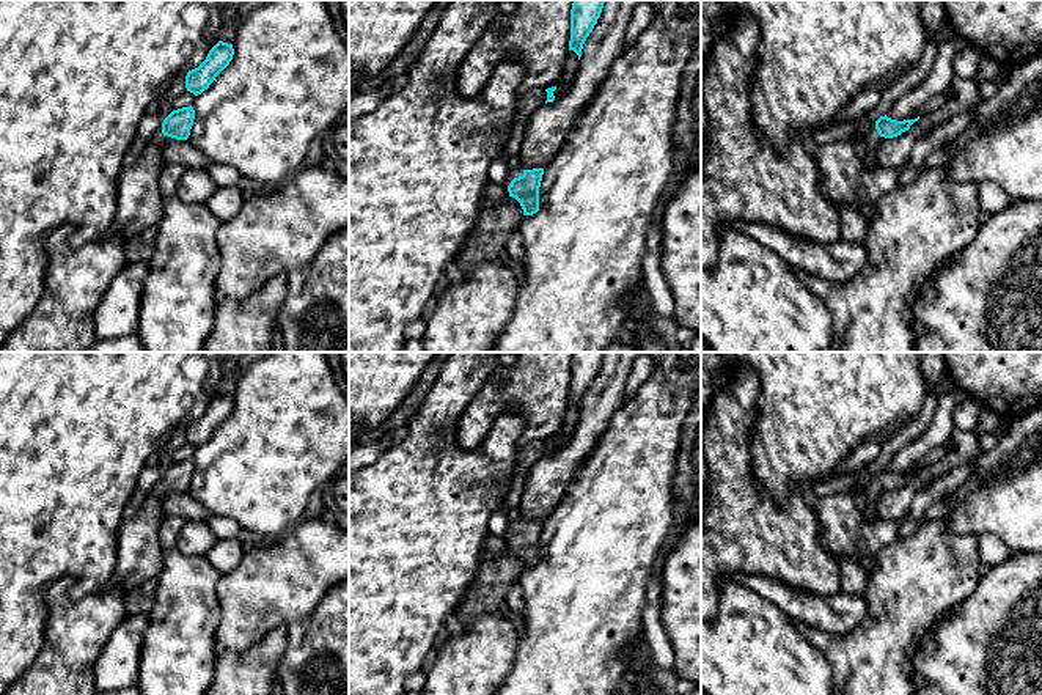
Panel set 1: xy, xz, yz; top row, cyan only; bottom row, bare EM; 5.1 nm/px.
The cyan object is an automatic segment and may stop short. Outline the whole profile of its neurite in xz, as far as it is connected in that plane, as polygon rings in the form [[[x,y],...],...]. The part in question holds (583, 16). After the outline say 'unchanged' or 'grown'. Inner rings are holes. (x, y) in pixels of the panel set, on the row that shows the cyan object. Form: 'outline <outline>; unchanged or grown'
outline [[[574,0],[571,9],[569,50],[582,57],[582,49],[600,17],[605,0]]]; unchanged

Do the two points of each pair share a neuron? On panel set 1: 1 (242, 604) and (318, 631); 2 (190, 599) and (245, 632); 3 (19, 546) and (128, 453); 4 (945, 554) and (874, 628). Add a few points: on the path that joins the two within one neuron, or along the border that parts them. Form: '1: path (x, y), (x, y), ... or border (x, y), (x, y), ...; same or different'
1: border (326, 593), (305, 625); different
2: border (219, 581), (217, 648); different
3: path (46, 535), (101, 480); same
4: path (926, 573), (893, 609); same

